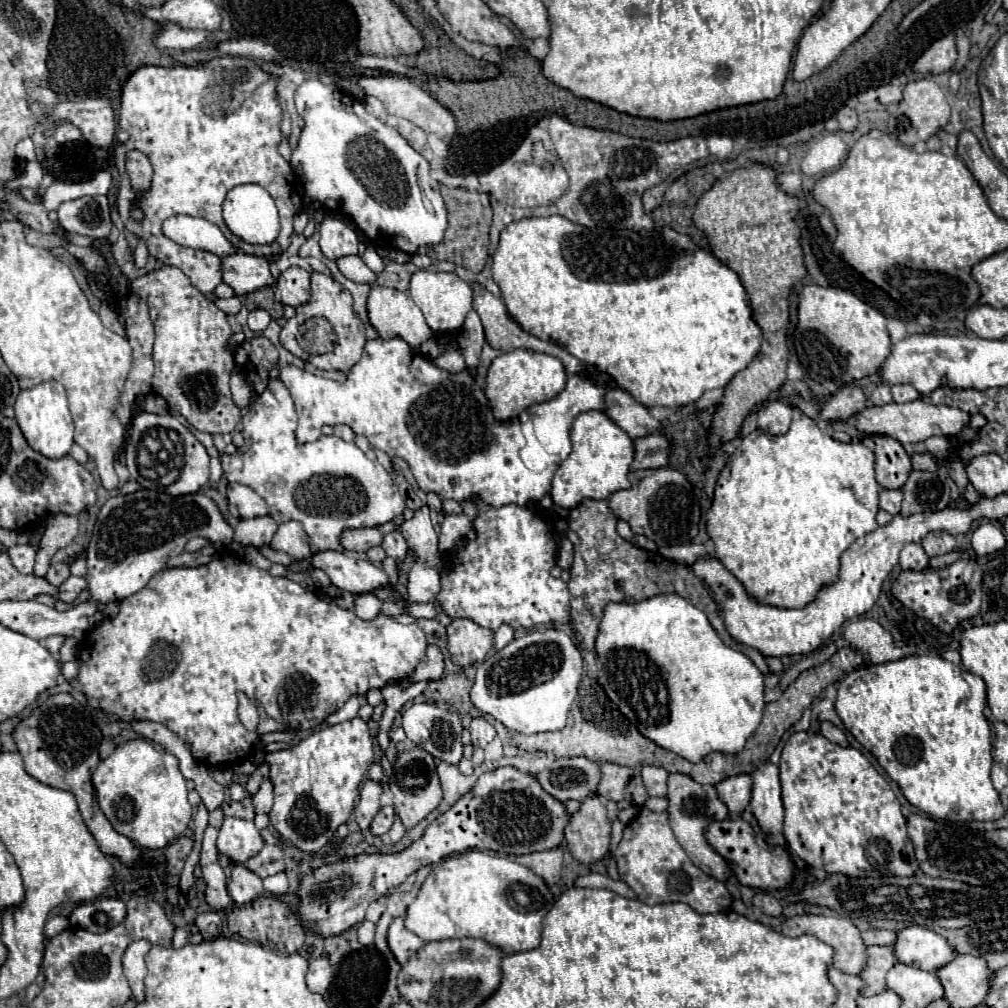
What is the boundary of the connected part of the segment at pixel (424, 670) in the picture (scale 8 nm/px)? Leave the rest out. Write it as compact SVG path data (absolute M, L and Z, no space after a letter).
M429 645L425 659L419 663L415 673L411 675L411 681L435 681L443 675L445 669L445 657L439 647Z

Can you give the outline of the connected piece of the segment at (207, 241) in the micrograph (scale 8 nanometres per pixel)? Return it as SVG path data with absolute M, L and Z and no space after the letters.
M173 215L163 223L163 233L171 241L183 247L203 249L219 257L225 257L237 251L235 245L225 239L225 235L217 225L211 225L207 219L199 219L199 217Z

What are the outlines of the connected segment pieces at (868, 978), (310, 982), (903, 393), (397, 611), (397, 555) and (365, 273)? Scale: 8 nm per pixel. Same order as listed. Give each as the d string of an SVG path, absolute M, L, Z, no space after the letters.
M869 947L867 955L869 955L867 965L861 971L861 979L867 983L867 987L861 991L861 995L883 993L887 989L885 975L897 963L895 949L893 947Z
M321 955L317 957L315 961L309 963L309 971L307 971L307 987L311 991L317 991L317 993L325 993L329 983L333 979L333 967L329 963L329 957L327 955Z
M911 385L891 387L891 395L893 395L893 401L895 401L895 403L907 403L907 401L919 399L919 393L917 393L915 387L911 387Z
M385 601L381 611L383 611L383 614L391 617L399 617L399 615L407 613L407 609L401 605L401 601L397 601L397 603L393 603L393 601Z
M393 531L393 533L385 535L385 539L383 539L383 549L387 551L389 557L403 561L409 547L407 547L407 543L403 541L403 535L401 535L399 531Z
M351 255L351 257L341 257L341 259L337 259L337 265L339 265L339 271L347 277L347 279L351 279L351 281L355 281L355 283L375 283L377 281L377 275L361 261L361 257L357 257L357 255Z

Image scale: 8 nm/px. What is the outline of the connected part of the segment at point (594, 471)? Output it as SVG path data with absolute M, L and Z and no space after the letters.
M603 411L581 413L571 429L573 451L559 465L553 477L551 497L563 509L573 509L583 499L609 499L619 489L629 489L629 467L633 463L633 439Z

